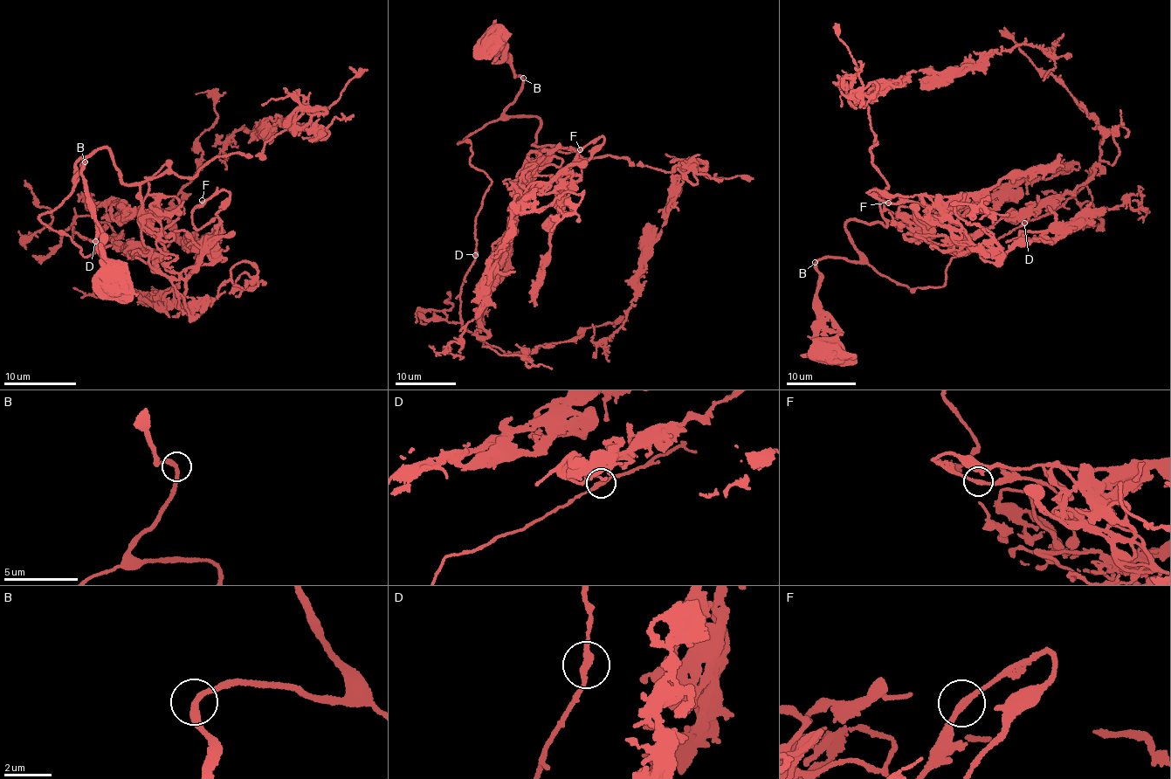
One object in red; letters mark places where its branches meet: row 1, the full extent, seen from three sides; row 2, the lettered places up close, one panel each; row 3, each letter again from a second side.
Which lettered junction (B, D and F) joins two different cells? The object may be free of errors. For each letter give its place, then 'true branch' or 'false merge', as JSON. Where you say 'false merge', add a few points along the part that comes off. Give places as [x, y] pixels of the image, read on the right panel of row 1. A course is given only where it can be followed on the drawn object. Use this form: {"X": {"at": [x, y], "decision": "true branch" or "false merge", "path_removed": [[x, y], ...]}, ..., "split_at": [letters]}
{"B": {"at": [815, 262], "decision": "true branch"}, "D": {"at": [1024, 223], "decision": "true branch"}, "F": {"at": [888, 203], "decision": "true branch"}, "split_at": []}

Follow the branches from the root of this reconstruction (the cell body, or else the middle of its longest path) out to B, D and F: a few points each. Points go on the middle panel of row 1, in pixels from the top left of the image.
B: (492, 40), (489, 36), (493, 46), (513, 67), (513, 73), (523, 79)
D: (492, 40), (523, 81), (502, 116), (458, 143), (471, 143), (470, 163), (491, 182), (475, 222), (475, 255)
F: (492, 40), (523, 81), (506, 114), (540, 120), (530, 168), (552, 182), (575, 175), (560, 176), (580, 149)

